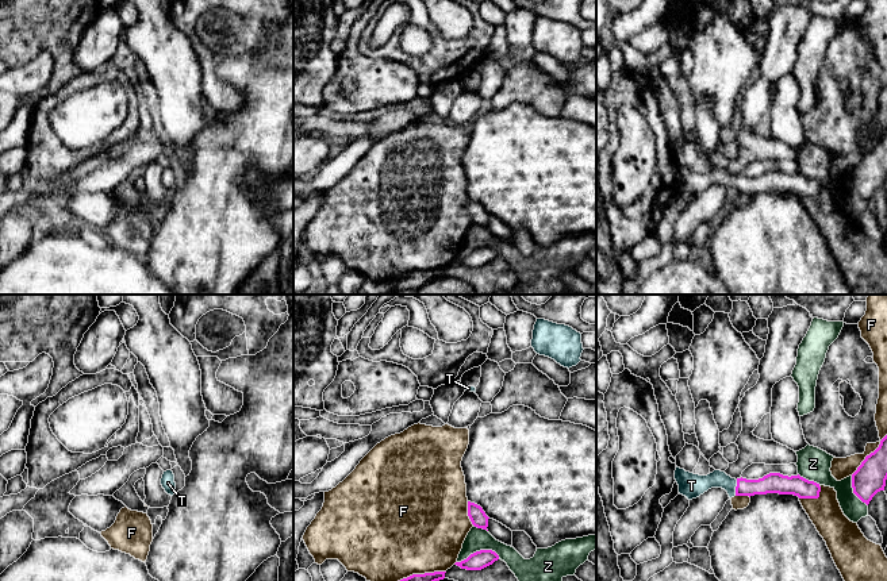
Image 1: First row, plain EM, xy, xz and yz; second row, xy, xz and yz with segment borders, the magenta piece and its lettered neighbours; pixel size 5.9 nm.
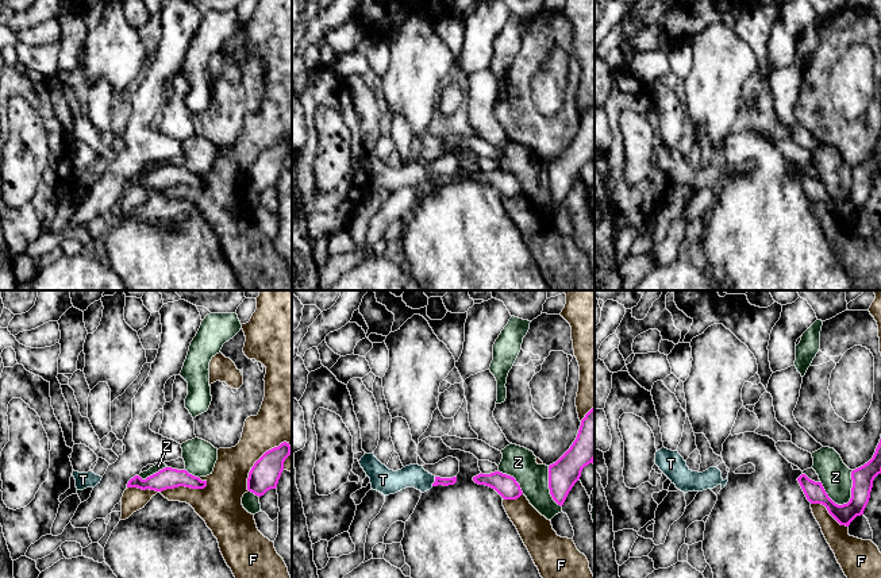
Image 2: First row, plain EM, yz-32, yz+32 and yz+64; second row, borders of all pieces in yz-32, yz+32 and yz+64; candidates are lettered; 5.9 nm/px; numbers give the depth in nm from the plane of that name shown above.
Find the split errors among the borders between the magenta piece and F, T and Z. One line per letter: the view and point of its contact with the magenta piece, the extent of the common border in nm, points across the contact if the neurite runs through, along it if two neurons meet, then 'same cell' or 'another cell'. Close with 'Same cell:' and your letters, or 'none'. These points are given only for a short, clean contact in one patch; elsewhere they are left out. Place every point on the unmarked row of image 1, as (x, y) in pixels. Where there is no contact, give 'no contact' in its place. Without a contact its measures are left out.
F: meets magenta in xz at (419, 272); contact 320 nm long; another cell
T: meets magenta in yz at (736, 185); contact 100 nm long; runs through yz (774, 180), (761, 184), (736, 185), (726, 180), (694, 183); same cell
Z: meets magenta in xz at (477, 249); contact 260 nm long; another cell
Same cell: T

